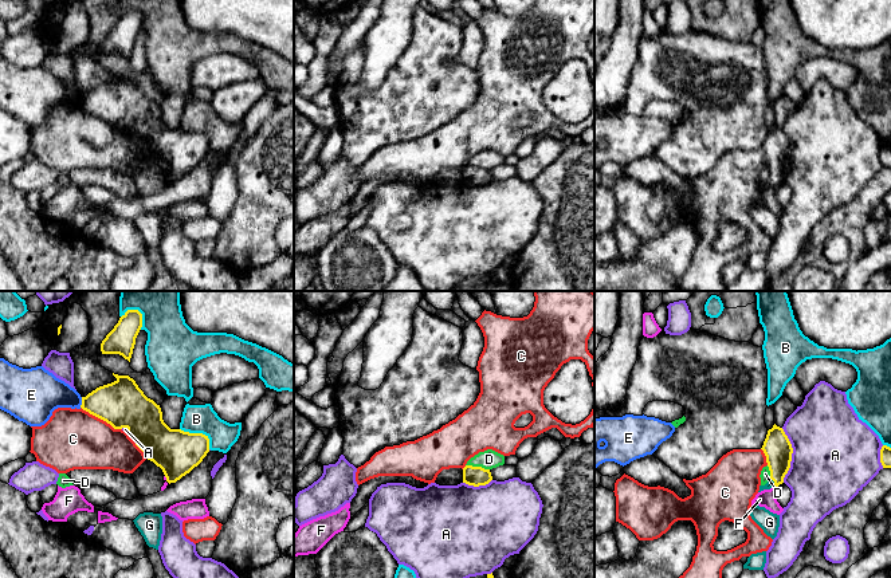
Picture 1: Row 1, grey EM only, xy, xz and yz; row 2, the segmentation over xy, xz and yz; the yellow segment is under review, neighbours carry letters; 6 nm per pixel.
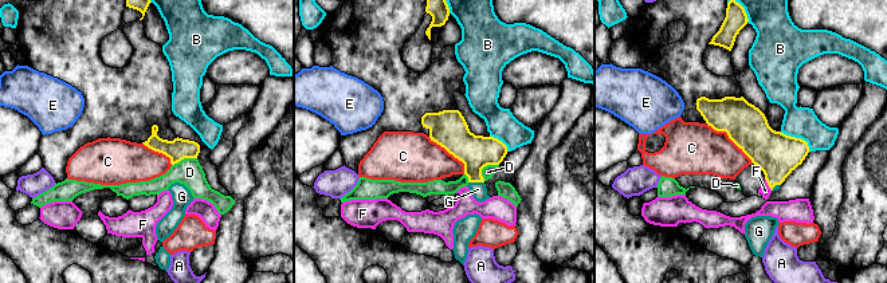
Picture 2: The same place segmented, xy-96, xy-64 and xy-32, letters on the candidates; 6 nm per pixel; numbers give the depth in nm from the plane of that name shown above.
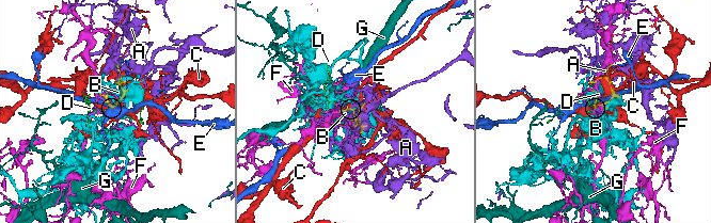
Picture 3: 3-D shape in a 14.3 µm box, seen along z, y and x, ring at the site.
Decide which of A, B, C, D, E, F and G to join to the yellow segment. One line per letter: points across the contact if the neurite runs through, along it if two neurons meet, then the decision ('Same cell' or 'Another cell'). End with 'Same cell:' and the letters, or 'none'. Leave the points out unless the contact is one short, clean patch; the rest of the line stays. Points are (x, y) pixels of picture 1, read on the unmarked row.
A: Another cell
B: Another cell
C: Another cell
D: Boundary: xz (466, 164), (489, 169). Another cell
E: Another cell
F: Boundary: xy (164, 176), (167, 179). Another cell
G: Path across: yz (777, 148), (774, 183), (770, 184). Same cell
Same cell: G

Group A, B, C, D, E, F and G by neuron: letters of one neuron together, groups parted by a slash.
A / B / C / D / E / F / G

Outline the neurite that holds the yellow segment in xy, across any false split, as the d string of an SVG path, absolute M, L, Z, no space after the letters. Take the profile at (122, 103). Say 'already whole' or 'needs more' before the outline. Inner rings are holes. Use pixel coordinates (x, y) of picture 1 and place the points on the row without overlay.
already whole; M113 75L117 78L114 82L103 84L82 97L81 107L90 114L106 121L114 129L127 129L129 137L136 142L136 145L144 152L145 157L160 166L166 177L166 181L176 182L182 176L189 173L195 166L197 166L203 158L209 152L209 138L203 133L189 133L181 129L170 129L162 119L162 111L160 105L153 99L148 98L144 91L138 87L136 80L129 75Z

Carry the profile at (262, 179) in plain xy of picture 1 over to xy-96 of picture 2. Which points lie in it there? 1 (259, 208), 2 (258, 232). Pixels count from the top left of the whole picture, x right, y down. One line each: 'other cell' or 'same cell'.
1: same cell
2: same cell

